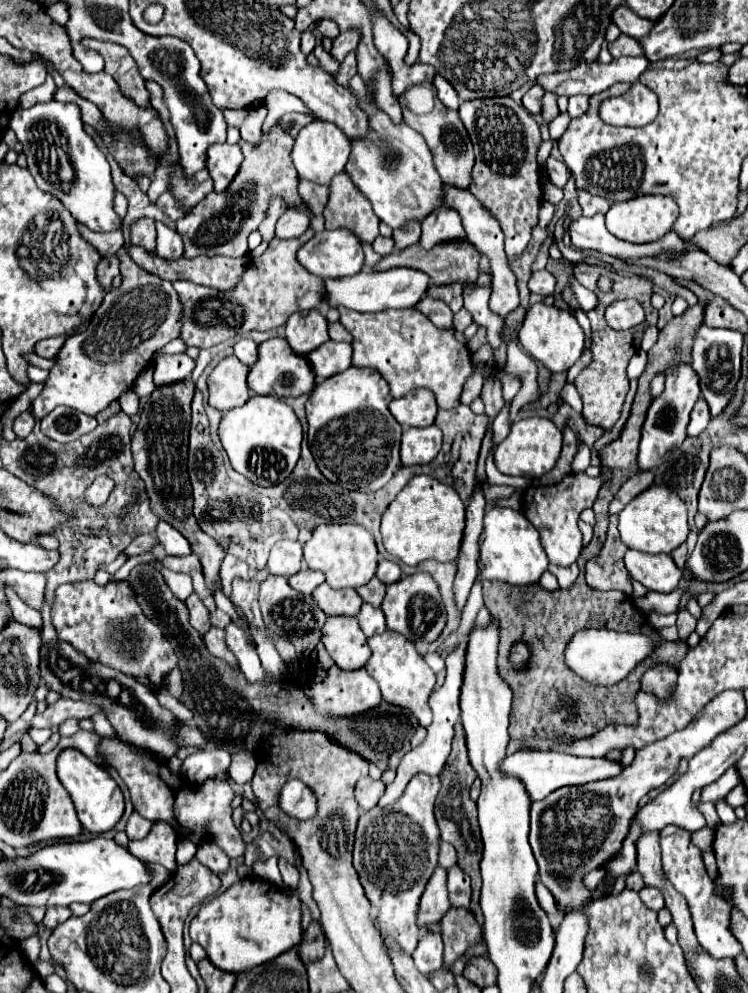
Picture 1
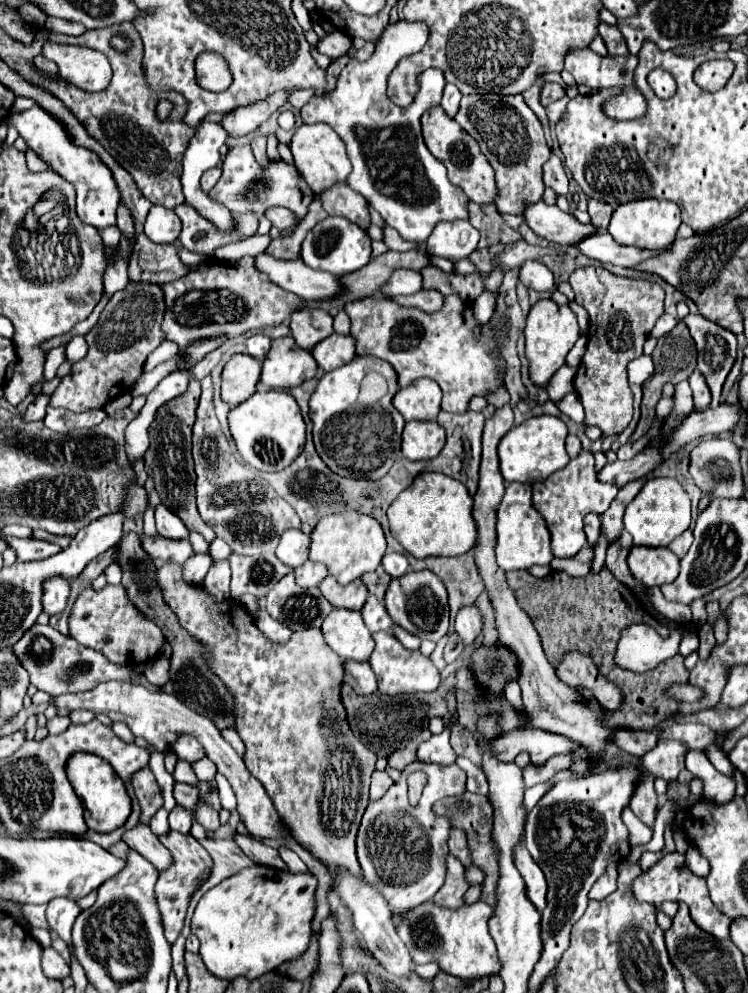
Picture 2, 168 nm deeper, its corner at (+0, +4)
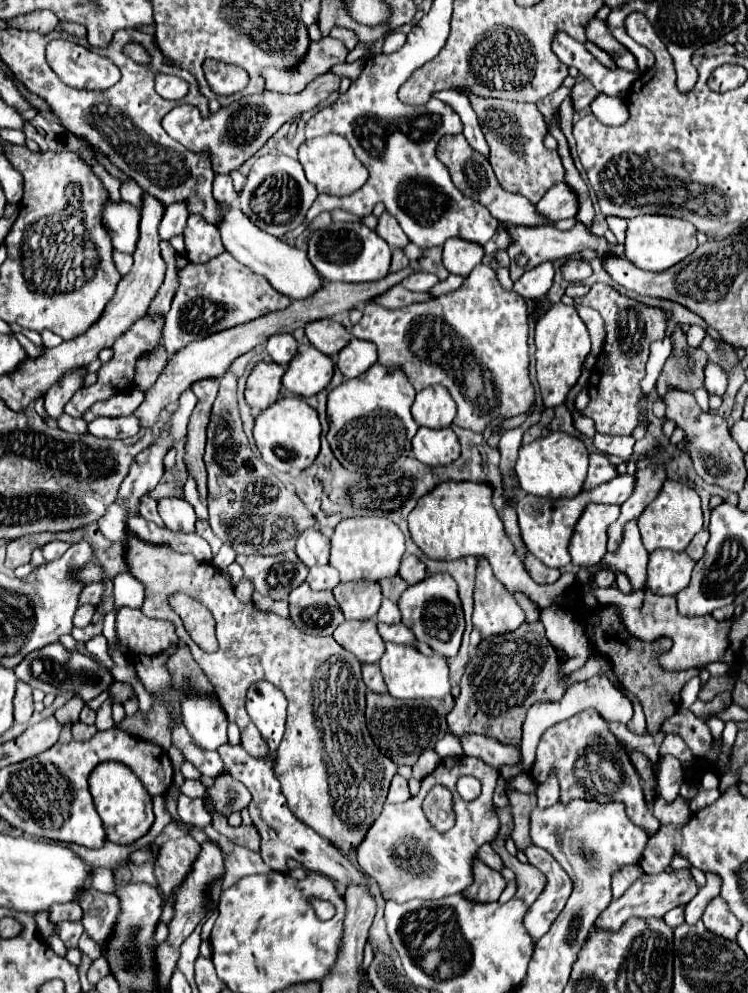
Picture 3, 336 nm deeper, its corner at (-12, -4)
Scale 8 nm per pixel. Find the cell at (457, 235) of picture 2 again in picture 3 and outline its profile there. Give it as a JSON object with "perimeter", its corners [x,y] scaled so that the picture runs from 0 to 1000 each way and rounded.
{"perimeter":[[[604,239],[594,245],[591,263],[602,275],[626,279],[628,273],[644,263],[644,259],[647,259],[647,251],[631,243]]]}

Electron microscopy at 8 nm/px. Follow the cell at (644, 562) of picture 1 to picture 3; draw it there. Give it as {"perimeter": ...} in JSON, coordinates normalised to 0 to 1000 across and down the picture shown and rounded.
{"perimeter":[[[872,555],[864,591],[877,599],[904,599],[922,587],[928,569],[930,567],[914,555]]]}

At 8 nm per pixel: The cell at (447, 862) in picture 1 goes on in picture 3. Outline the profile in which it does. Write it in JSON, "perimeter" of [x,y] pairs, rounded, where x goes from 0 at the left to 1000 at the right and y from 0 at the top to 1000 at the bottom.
{"perimeter":[[[650,849],[650,851],[644,851],[642,855],[639,855],[639,861],[636,861],[644,869],[650,869],[652,873],[658,873],[658,875],[663,875],[663,877],[668,877],[671,875],[671,867],[668,867],[668,863],[658,857],[658,853]]]}

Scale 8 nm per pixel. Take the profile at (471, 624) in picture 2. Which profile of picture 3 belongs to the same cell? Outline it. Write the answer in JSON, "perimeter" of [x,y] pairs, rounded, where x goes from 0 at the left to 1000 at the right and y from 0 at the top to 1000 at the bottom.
{"perimeter":[[[642,565],[636,573],[631,627],[644,641],[671,639],[701,627],[701,615],[660,581],[652,565]]]}

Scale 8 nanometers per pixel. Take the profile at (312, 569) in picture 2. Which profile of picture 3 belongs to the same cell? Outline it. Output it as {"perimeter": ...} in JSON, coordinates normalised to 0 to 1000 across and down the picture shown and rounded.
{"perimeter":[[[433,569],[433,571],[417,571],[409,587],[420,595],[433,595],[433,593],[447,593],[455,587],[455,583],[452,583],[452,575],[447,571]]]}

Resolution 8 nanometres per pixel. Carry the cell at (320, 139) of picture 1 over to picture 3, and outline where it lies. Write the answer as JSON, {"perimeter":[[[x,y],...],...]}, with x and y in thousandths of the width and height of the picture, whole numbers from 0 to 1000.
{"perimeter":[[[433,136],[433,138],[406,142],[398,150],[398,162],[406,168],[409,180],[422,186],[425,194],[439,194],[439,196],[452,196],[452,198],[468,196],[476,190],[481,190],[492,180],[489,168],[476,160],[465,142],[460,142],[460,138],[455,136]]]}

